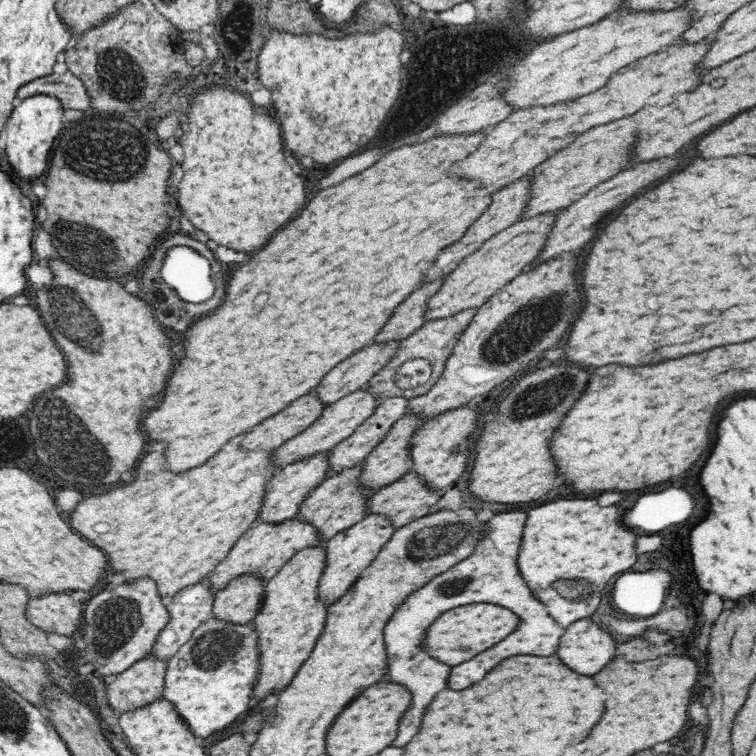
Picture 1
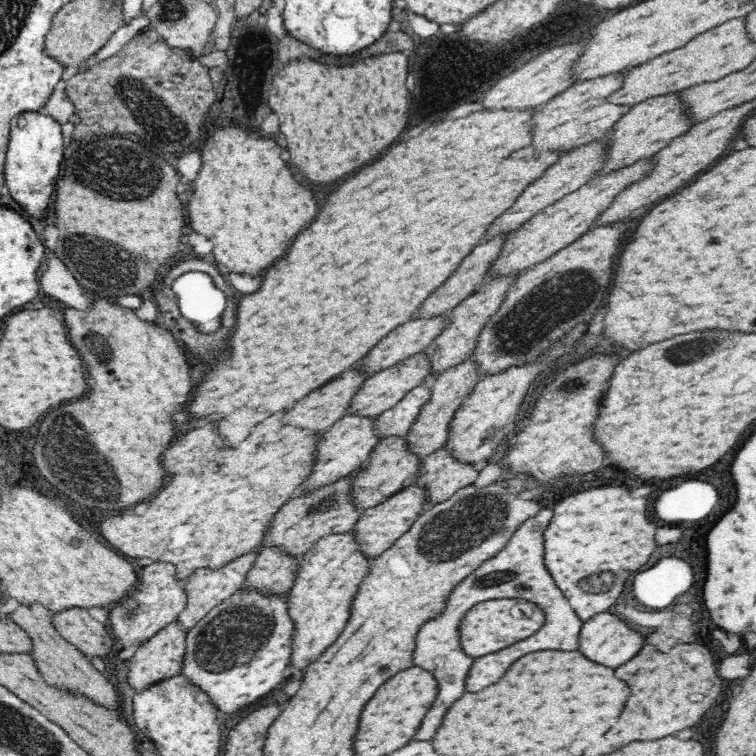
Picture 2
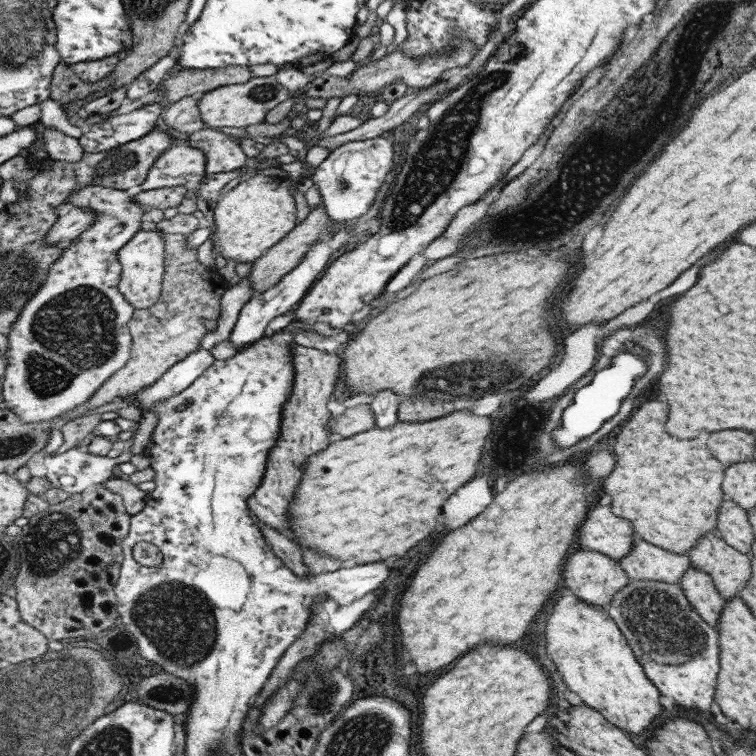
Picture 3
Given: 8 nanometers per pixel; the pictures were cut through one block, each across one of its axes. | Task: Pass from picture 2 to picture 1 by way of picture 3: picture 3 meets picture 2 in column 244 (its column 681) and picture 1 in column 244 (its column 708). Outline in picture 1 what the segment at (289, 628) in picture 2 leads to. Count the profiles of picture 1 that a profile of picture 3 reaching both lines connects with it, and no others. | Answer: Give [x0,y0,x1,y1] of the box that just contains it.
[160,618,258,739]

